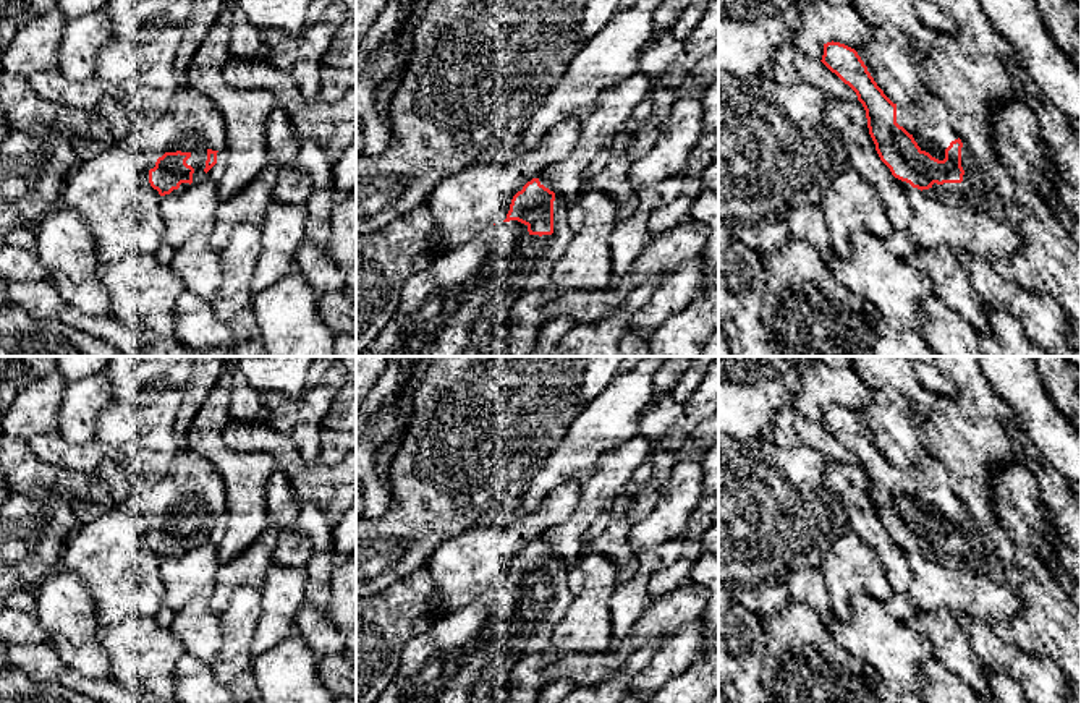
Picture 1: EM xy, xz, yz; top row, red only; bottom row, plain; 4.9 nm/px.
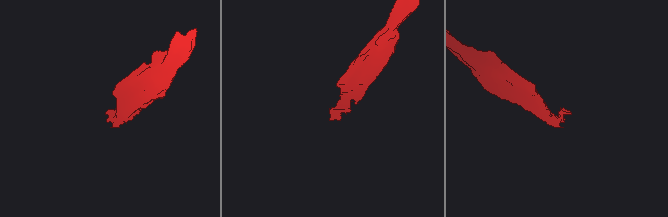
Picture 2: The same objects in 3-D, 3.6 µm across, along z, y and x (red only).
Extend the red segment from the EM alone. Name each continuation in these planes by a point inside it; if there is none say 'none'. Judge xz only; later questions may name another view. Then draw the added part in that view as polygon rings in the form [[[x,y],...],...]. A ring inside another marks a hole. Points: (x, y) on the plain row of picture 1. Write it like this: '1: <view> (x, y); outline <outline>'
1: xz (442, 664); outline [[[560,559],[553,564],[552,598],[531,598],[528,588],[518,583],[490,588],[414,637],[403,648],[398,671],[375,703],[469,703],[473,688],[495,658],[510,651],[518,658],[539,654],[550,646],[553,630],[571,599],[565,564]]]

